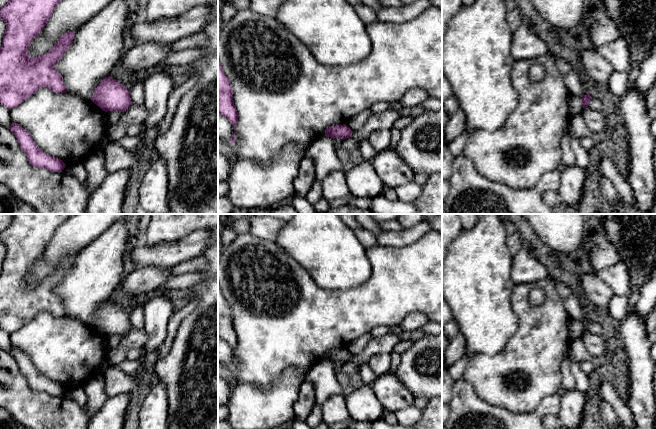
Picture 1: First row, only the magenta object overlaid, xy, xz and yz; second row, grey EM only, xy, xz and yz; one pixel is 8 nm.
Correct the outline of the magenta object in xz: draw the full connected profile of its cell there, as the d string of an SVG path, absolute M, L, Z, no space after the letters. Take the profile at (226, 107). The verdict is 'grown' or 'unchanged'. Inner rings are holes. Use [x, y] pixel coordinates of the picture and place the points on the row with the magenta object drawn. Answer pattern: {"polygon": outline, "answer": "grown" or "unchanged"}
{"polygon": "M218 60L218 114L224 115L234 126L231 140L233 145L236 139L235 126L238 122L238 112L233 102L233 89Z", "answer": "unchanged"}

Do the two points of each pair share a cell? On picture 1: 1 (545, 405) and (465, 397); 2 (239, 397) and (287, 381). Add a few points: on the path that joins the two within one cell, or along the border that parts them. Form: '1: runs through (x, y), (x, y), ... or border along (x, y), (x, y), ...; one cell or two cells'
1: runs through (526, 418), (501, 418), (485, 411); one cell
2: runs through (251, 397), (271, 397), (275, 393); one cell

